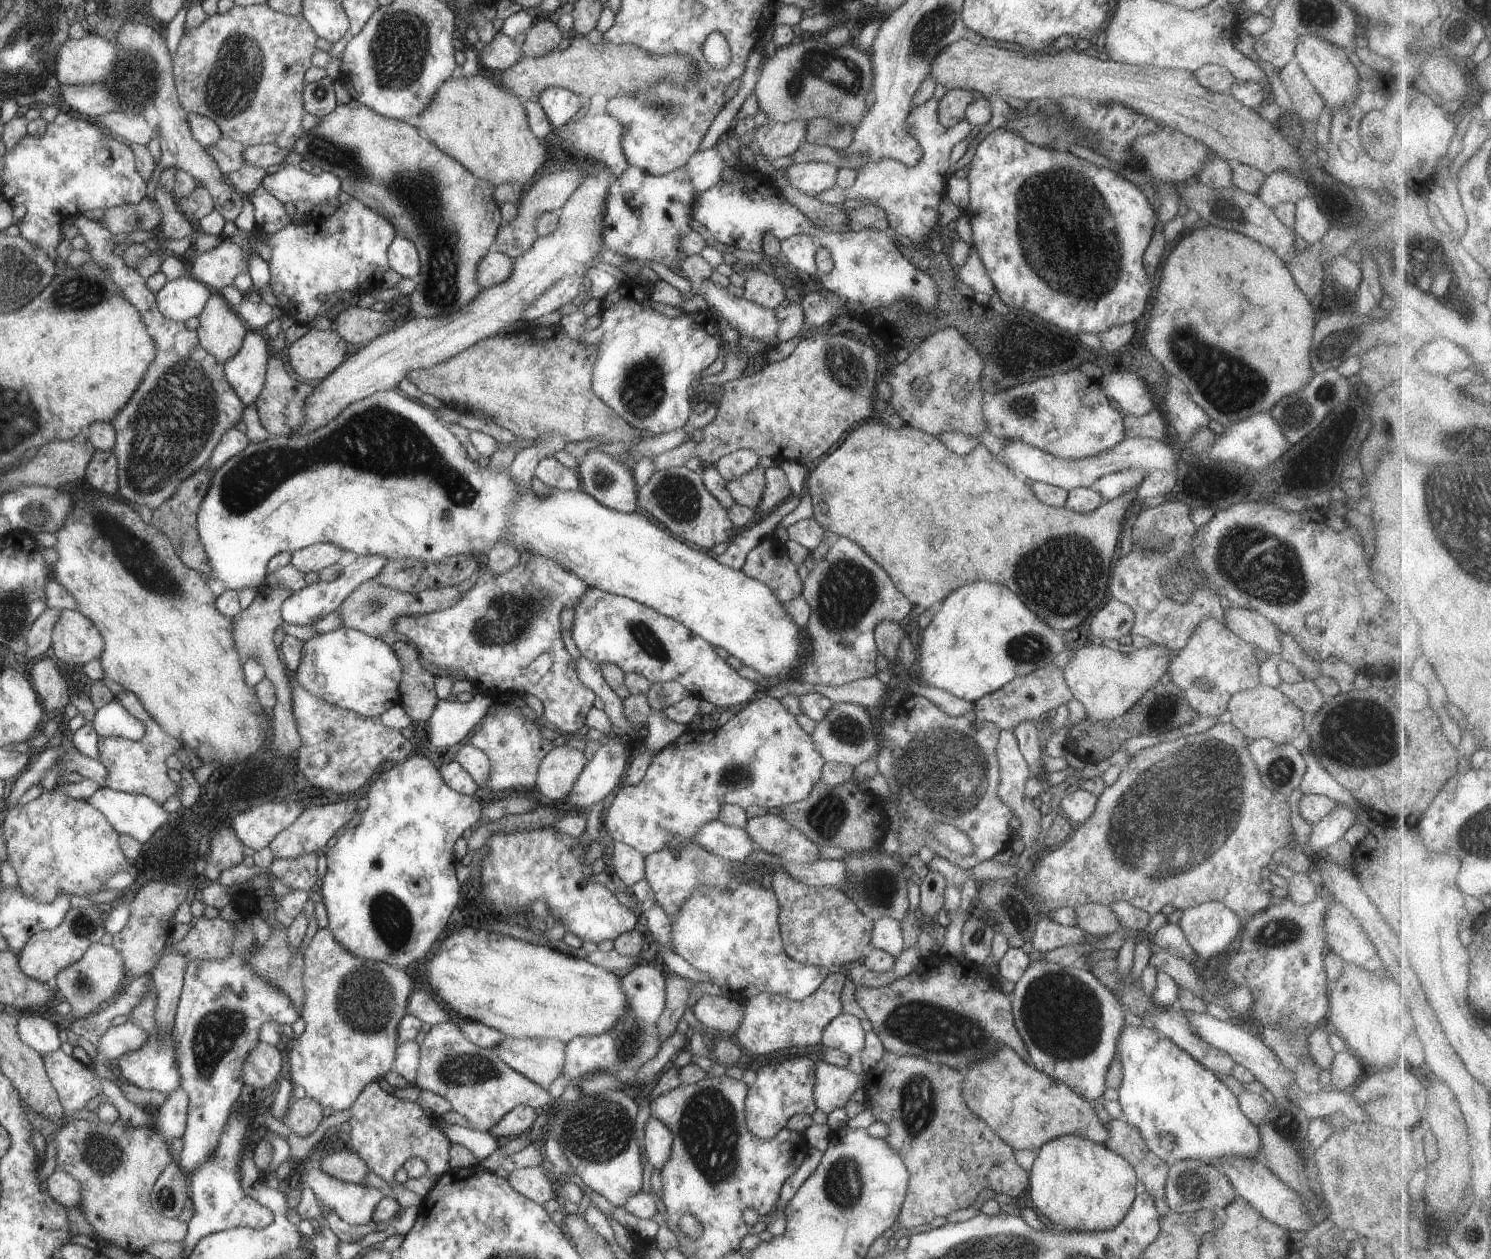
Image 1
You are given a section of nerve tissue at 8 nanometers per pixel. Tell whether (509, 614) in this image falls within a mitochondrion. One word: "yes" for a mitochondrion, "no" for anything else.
yes

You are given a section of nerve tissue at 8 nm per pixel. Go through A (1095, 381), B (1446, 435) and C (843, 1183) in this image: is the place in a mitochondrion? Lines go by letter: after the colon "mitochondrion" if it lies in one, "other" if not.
A: other
B: mitochondrion
C: mitochondrion

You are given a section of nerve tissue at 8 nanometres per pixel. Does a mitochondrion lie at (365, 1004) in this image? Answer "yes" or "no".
yes

